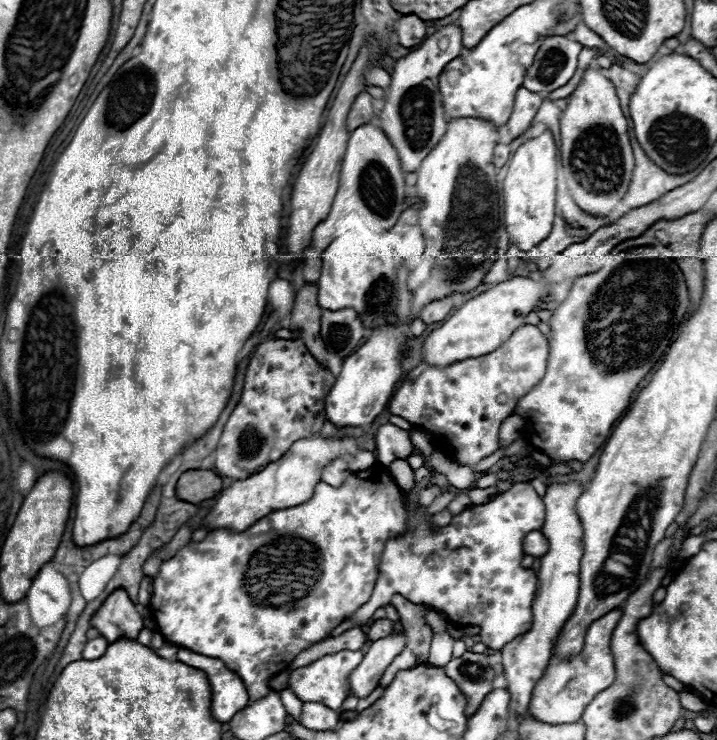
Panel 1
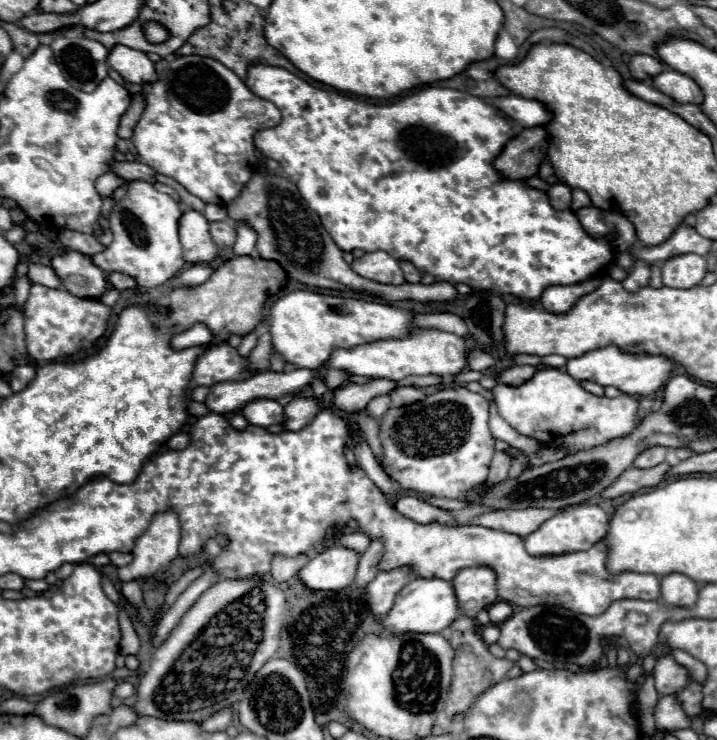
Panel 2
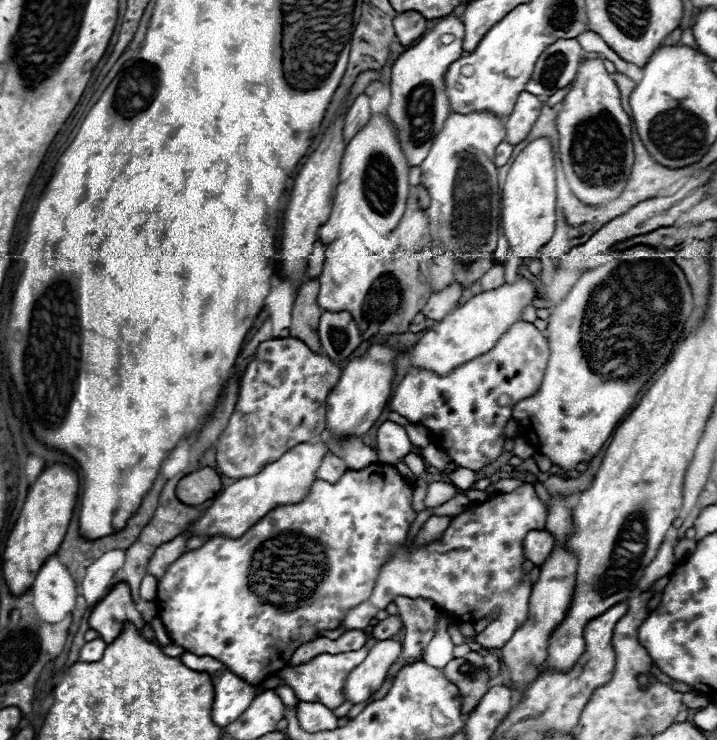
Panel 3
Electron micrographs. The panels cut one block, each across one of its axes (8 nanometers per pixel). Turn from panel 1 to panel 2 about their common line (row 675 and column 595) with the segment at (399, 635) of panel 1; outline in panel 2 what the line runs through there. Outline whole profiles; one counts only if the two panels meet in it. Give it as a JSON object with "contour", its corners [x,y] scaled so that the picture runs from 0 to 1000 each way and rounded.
{"contour":[[[848,468],[848,470],[820,476],[809,484],[792,486],[792,492],[789,492],[789,503],[801,514],[806,514],[806,516],[826,514],[837,522],[856,522],[876,535],[912,532],[921,522],[929,519],[929,514],[934,511],[934,500],[937,500],[937,486],[932,486],[929,481],[904,481],[904,478],[879,481],[873,476],[865,476],[865,470],[859,470],[859,468]]]}

